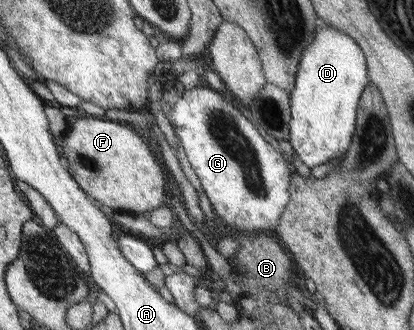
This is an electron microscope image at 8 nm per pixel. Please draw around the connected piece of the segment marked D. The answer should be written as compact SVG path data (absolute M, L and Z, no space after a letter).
M320 22L314 34L314 41L305 48L297 72L296 86L291 90L292 121L289 122L289 142L295 156L308 168L322 166L349 152L353 134L357 130L357 112L360 108L361 94L369 82L368 63L365 53L350 36Z

